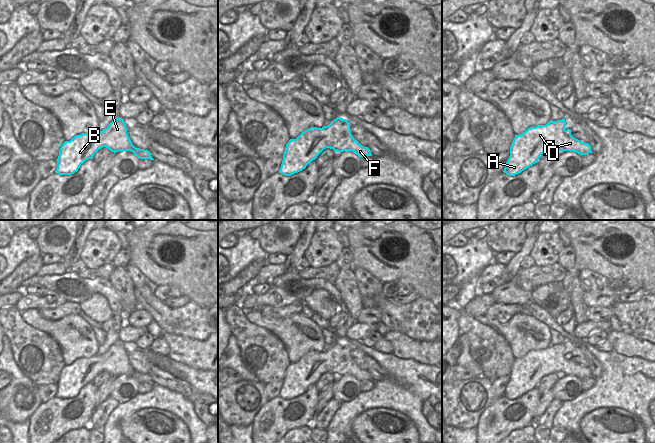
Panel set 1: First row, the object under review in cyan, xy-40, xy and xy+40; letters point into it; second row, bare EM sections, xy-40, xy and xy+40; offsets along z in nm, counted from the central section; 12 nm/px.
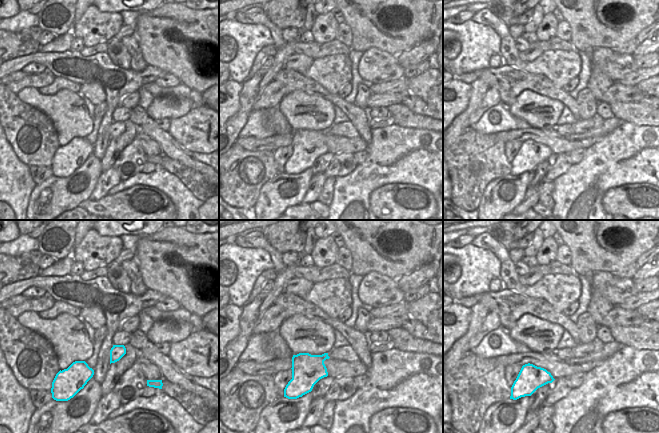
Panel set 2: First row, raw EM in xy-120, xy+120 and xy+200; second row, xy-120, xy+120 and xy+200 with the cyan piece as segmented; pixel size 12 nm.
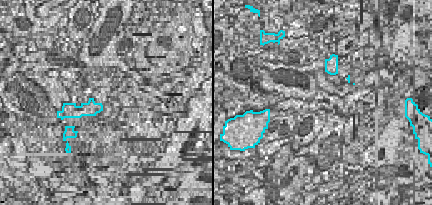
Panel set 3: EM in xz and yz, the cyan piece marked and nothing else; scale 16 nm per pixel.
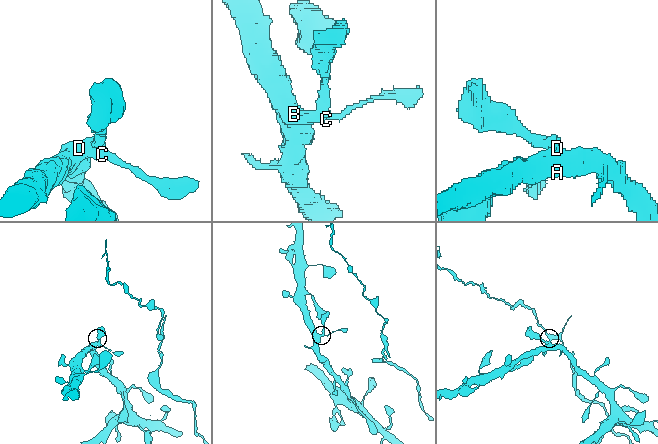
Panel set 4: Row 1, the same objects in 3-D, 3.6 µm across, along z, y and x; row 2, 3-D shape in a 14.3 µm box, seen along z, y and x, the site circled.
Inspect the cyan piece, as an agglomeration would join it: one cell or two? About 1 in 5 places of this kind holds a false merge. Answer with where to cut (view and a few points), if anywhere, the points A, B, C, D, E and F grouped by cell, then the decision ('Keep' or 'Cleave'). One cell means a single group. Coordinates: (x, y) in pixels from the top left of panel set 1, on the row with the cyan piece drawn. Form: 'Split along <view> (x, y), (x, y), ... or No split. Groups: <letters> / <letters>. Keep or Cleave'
No split. Groups: A B C D E F. Keep

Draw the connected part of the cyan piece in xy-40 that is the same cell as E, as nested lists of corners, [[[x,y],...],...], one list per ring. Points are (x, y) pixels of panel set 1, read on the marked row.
[[[117,117],[104,130],[92,133],[82,133],[65,141],[57,158],[55,173],[59,175],[72,175],[80,166],[101,148],[106,147],[111,152],[131,151],[139,159],[154,160],[148,150],[136,148],[128,134],[123,119]]]

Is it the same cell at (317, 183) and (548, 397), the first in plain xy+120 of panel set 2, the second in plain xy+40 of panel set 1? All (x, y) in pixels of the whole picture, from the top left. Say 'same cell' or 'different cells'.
same cell

